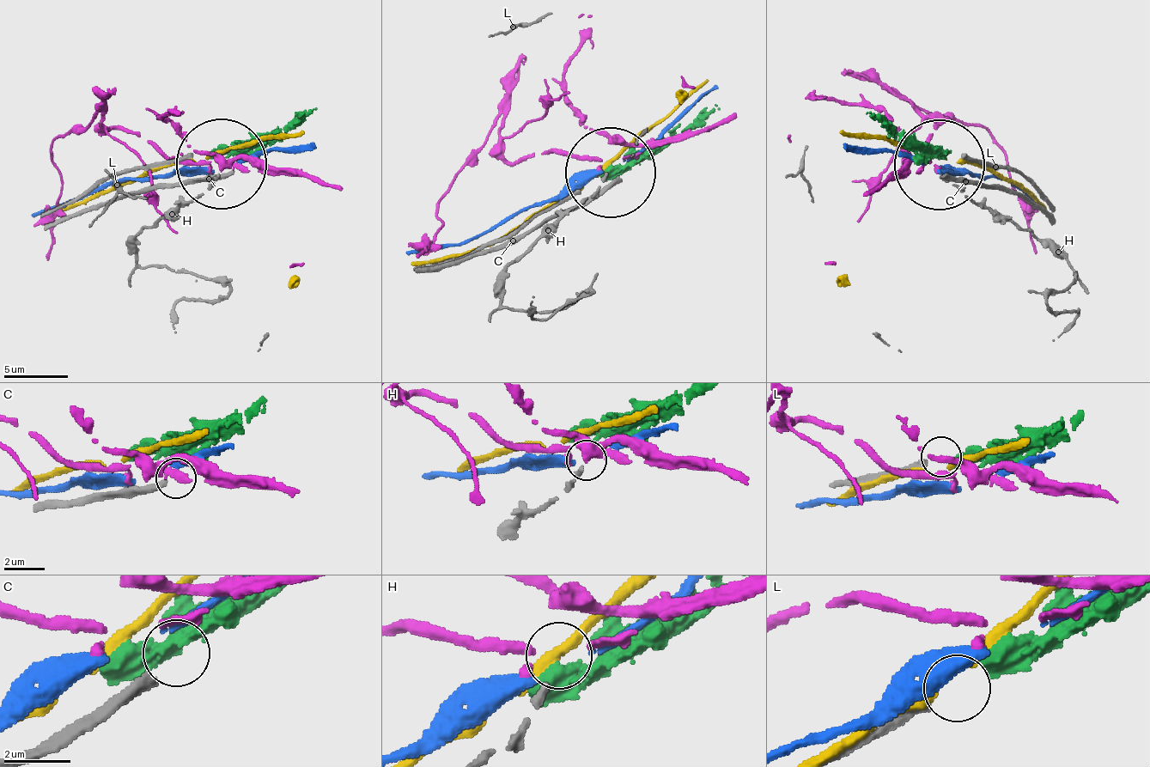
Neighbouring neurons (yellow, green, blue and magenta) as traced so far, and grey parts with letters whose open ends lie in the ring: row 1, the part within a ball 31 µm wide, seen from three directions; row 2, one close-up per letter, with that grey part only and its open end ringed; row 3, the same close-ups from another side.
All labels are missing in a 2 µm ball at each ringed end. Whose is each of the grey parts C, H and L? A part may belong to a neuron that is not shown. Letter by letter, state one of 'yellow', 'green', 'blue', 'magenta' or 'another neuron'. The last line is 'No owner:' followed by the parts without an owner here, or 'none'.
C: another neuron
H: magenta
L: green
No owner: C

